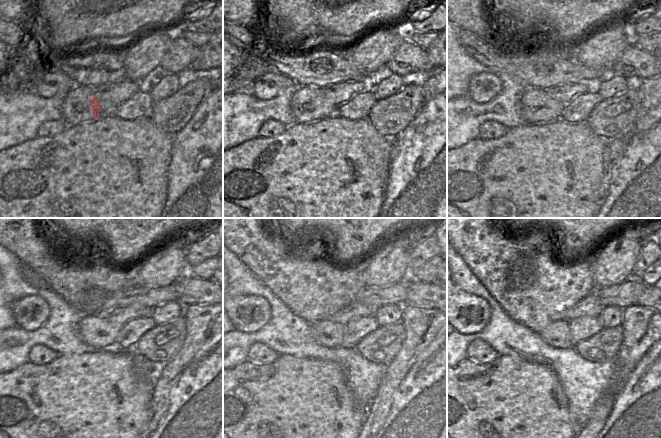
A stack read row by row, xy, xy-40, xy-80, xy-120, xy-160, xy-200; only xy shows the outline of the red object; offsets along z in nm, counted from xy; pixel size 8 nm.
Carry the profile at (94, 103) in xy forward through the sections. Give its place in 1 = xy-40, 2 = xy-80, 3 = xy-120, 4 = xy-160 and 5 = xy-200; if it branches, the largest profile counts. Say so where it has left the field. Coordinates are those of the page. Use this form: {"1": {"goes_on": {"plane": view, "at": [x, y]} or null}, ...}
{"1": {"goes_on": {"plane": "xy-40", "at": [325, 108]}}, "2": {"goes_on": {"plane": "xy-80", "at": [552, 109]}}, "3": {"goes_on": {"plane": "xy-120", "at": [104, 334]}}, "4": {"goes_on": {"plane": "xy-160", "at": [330, 335]}}, "5": {"goes_on": {"plane": "xy-200", "at": [557, 334]}}}

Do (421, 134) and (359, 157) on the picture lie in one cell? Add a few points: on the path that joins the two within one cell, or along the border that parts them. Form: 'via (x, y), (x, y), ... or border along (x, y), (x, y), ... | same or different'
border along (394, 138), (391, 161), (388, 167) | different

